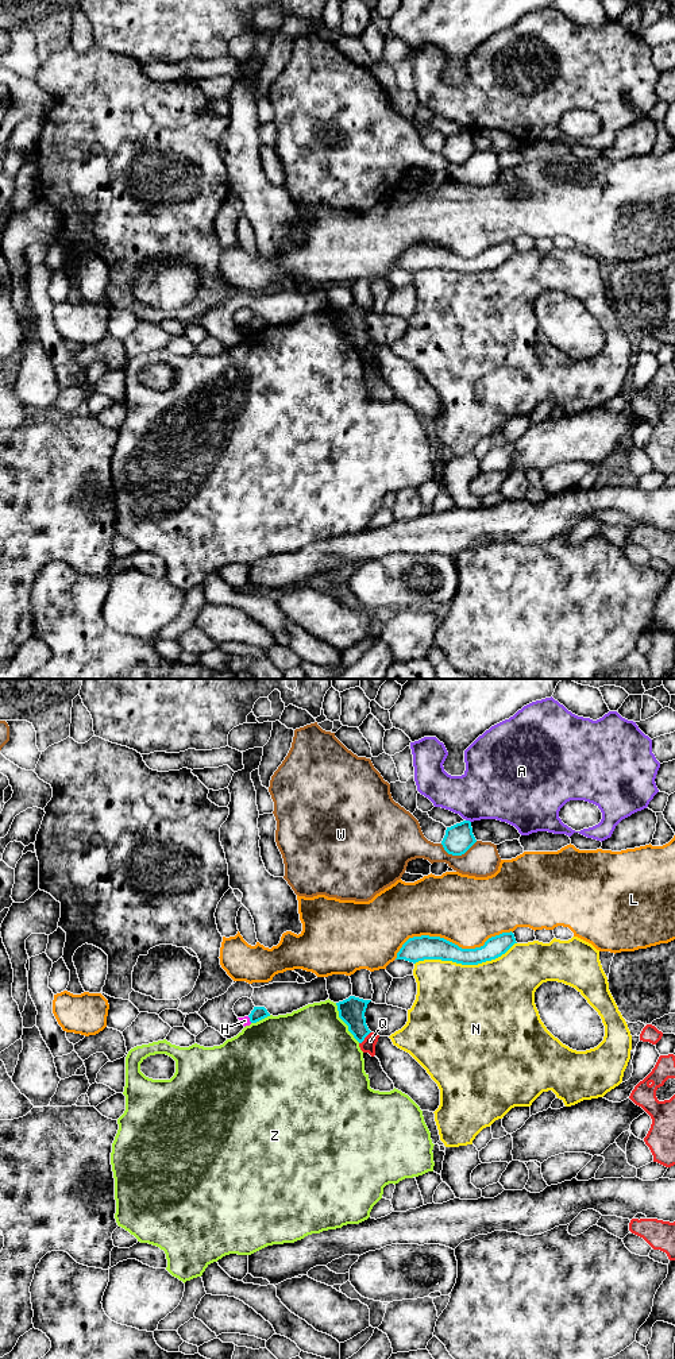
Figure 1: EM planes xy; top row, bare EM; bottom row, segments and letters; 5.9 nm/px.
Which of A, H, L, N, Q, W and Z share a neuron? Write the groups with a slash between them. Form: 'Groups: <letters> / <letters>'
Groups: A / H / L / N / Q / W / Z

